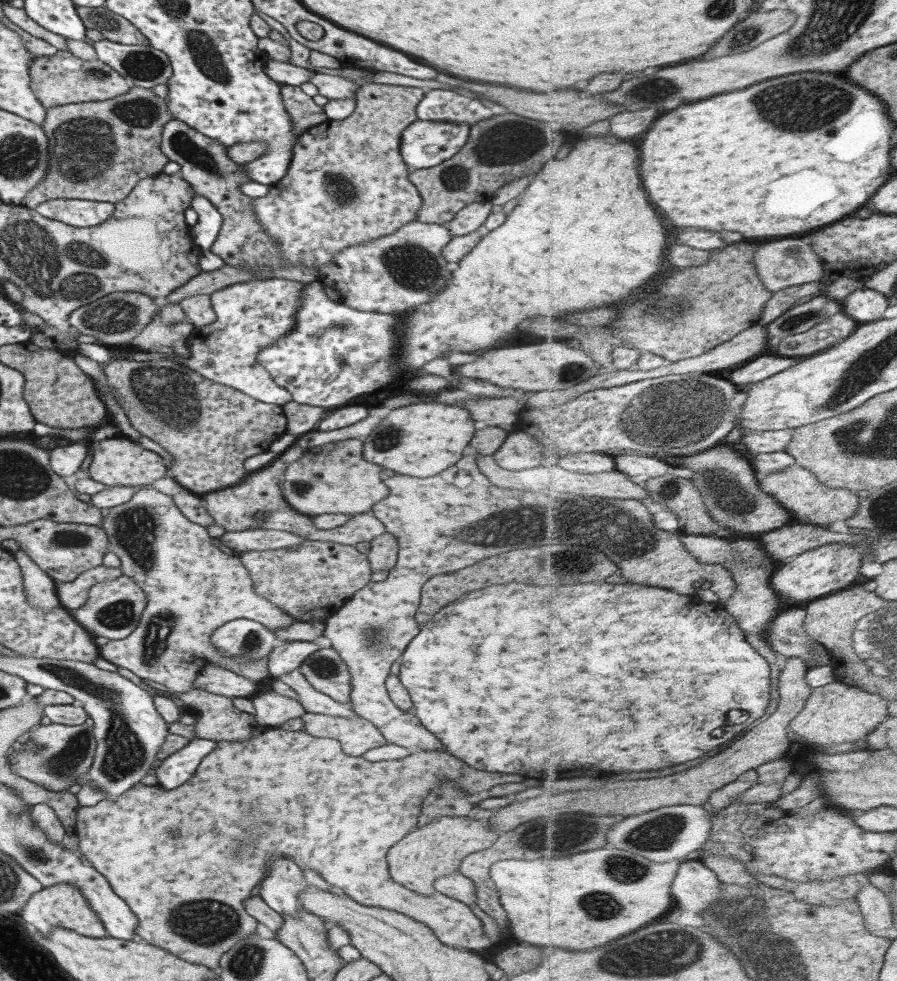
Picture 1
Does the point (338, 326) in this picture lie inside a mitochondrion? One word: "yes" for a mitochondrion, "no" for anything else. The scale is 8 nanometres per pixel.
yes

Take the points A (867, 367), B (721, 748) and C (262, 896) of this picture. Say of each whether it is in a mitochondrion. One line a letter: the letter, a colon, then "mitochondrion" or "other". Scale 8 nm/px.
A: mitochondrion
B: other
C: other

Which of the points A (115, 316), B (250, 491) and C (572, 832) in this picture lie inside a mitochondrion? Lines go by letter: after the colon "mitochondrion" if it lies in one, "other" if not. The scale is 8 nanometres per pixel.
A: mitochondrion
B: other
C: mitochondrion

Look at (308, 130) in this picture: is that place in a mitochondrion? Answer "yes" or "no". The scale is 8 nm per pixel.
no

